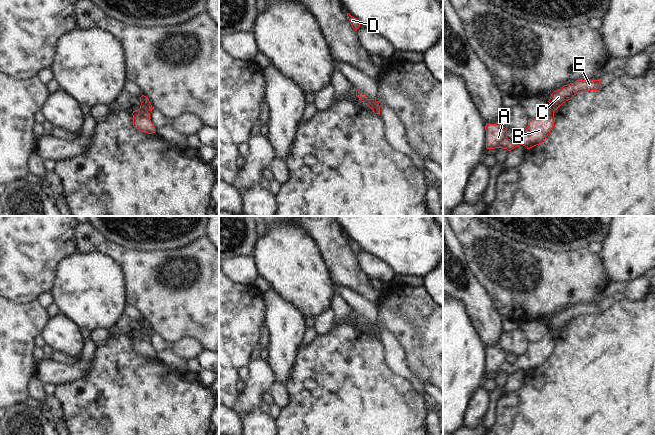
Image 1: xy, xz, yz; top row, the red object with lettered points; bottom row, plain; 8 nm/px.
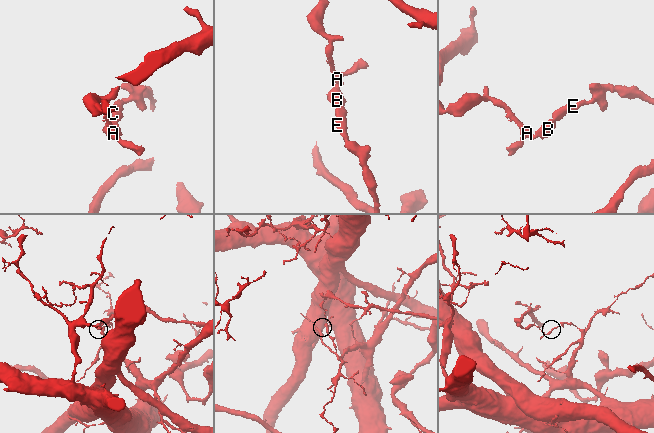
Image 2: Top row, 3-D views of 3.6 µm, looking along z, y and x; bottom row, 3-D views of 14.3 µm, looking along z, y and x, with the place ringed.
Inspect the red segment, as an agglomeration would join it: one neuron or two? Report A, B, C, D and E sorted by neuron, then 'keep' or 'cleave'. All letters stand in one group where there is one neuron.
A B D / C E | cleave

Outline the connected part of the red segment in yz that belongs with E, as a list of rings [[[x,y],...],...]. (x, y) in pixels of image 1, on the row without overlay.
[[[600,303],[576,304],[574,307],[564,309],[561,313],[558,313],[551,318],[548,325],[549,332],[554,336],[574,319],[580,316],[599,315],[601,312]]]

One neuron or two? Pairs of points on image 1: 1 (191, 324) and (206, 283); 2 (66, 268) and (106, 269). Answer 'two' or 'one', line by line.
1: one
2: one

